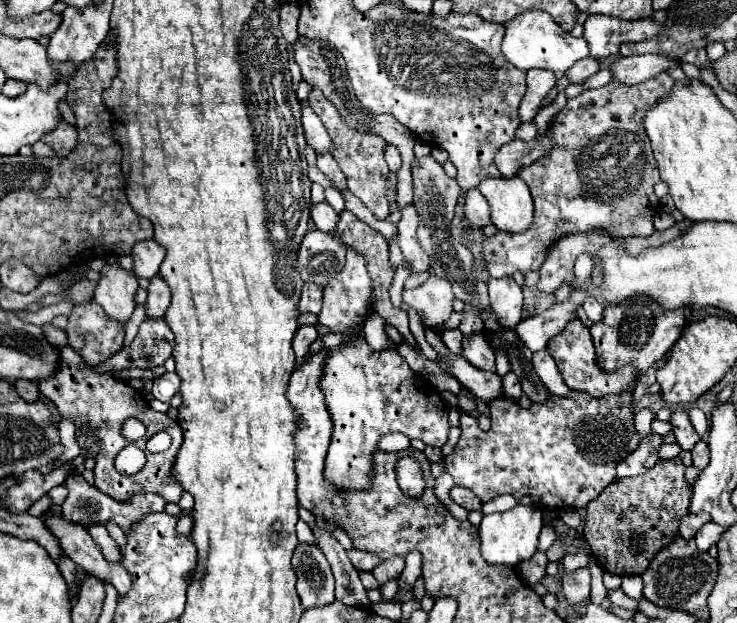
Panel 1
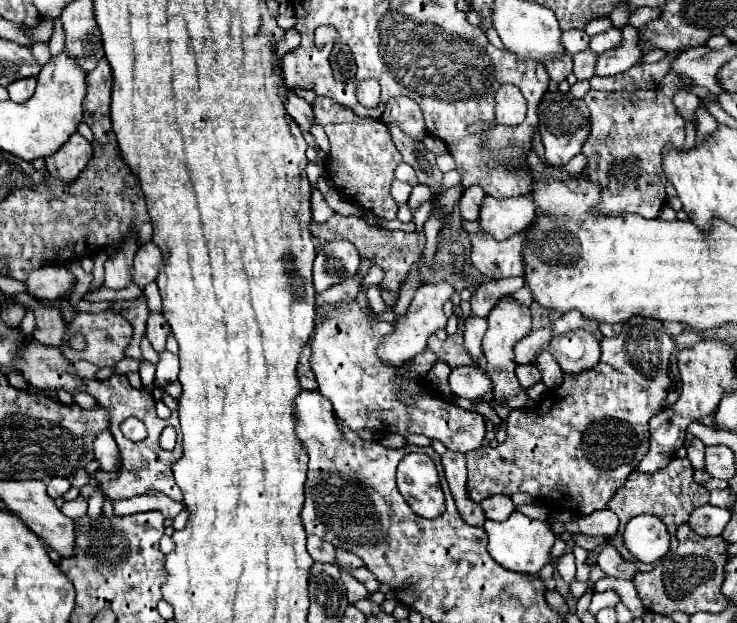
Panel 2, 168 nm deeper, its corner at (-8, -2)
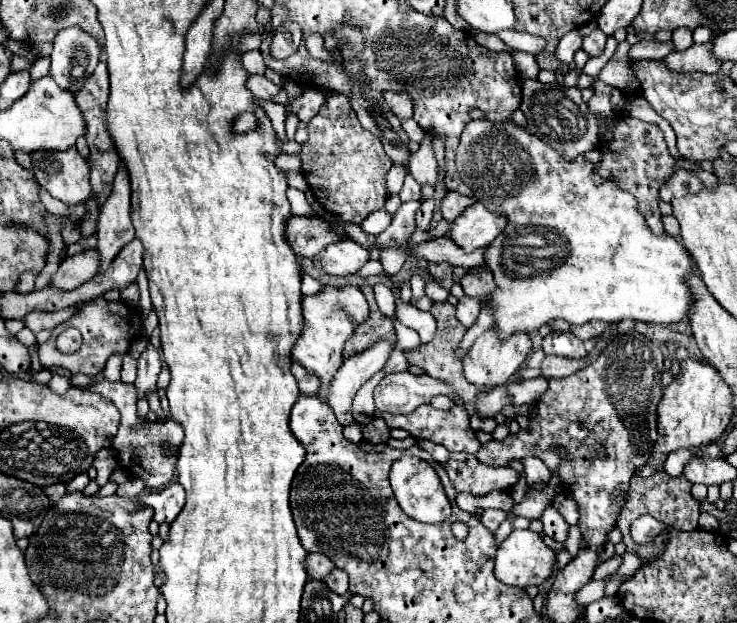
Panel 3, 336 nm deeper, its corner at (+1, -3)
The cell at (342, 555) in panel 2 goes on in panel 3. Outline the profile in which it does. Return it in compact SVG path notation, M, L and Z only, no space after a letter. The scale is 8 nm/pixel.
M308 554L306 558L306 570L308 570L308 576L310 578L326 578L336 566L330 558L326 558L324 554Z

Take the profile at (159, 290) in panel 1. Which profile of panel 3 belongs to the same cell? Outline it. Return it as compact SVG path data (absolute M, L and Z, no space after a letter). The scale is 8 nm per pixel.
M148 344L146 350L138 358L138 378L134 386L138 386L138 398L144 398L148 392L156 392L156 380L162 368L162 360L154 344Z

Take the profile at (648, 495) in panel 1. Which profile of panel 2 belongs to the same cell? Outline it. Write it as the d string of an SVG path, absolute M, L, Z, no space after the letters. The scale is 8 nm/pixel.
M675 457L665 469L659 469L655 473L631 473L629 479L625 481L625 485L615 493L615 497L609 501L609 509L619 517L621 525L619 525L619 531L615 535L615 539L609 541L609 545L615 545L617 551L623 555L623 559L627 561L635 561L635 557L627 551L627 547L623 545L623 527L627 525L627 521L631 517L637 517L637 515L643 515L643 513L649 513L649 515L655 515L659 519L663 519L663 523L667 525L669 533L671 533L671 541L675 539L675 531L679 525L687 523L689 521L689 515L693 509L697 507L703 507L709 503L709 491L695 483L693 479L693 469L691 469L691 463L689 459L679 459Z

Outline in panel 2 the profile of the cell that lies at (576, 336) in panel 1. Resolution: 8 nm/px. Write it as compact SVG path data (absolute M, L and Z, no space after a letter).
M583 329L553 337L549 343L549 353L557 359L565 373L579 373L591 369L593 365L597 365L601 355L599 341Z

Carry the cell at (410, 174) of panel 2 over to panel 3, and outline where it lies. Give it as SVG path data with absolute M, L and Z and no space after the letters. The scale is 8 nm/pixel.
M406 174L404 188L400 190L400 198L402 198L402 202L406 202L406 200L420 200L420 186L412 178L412 174Z

